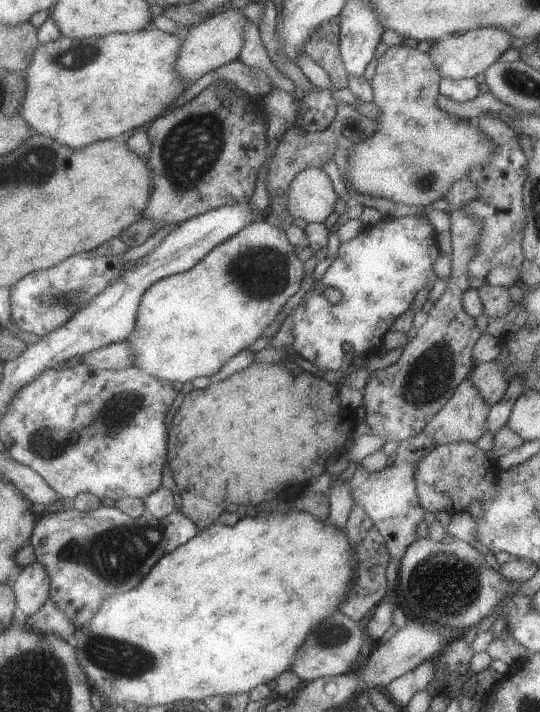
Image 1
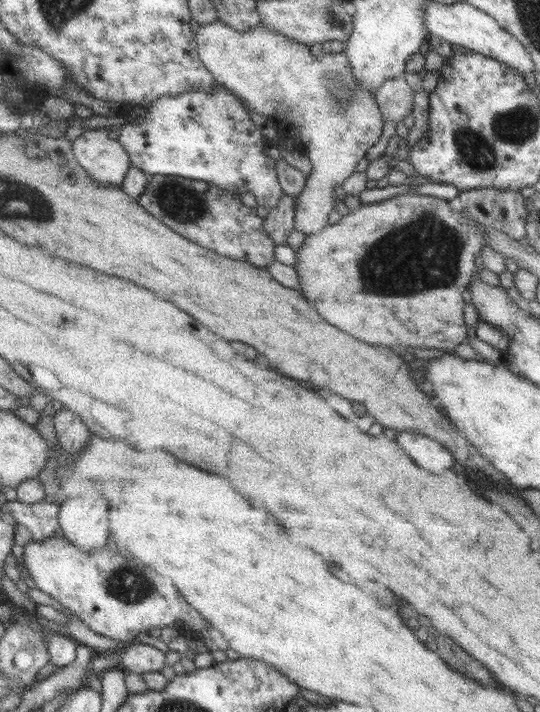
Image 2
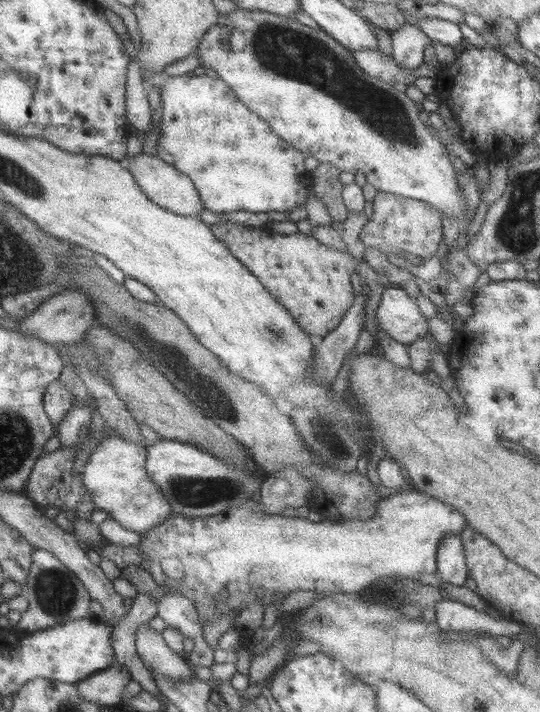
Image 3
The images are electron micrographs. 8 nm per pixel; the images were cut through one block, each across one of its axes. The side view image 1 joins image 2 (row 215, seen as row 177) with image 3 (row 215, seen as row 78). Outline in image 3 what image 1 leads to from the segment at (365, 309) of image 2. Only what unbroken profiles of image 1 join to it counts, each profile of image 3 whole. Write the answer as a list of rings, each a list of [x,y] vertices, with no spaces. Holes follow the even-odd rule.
[[[379,191],[374,202],[372,220],[366,225],[361,238],[367,244],[385,254],[396,254],[411,260],[413,257],[425,261],[432,258],[443,238],[443,215],[428,202],[407,196]]]

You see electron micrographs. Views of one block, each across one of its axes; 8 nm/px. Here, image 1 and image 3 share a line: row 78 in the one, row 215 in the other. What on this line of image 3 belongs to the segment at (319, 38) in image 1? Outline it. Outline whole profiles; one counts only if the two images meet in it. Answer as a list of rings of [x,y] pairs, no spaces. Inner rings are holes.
[[[321,163],[319,168],[313,172],[311,182],[314,191],[328,204],[336,224],[342,226],[350,219],[351,212],[346,204],[345,188],[340,180],[342,171],[333,163]]]

